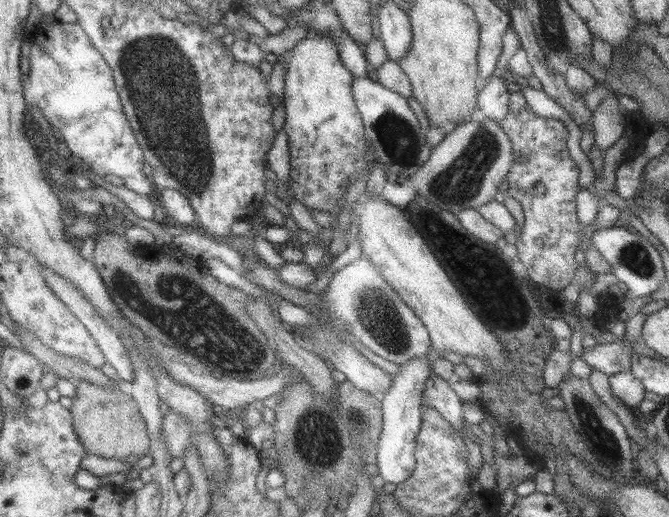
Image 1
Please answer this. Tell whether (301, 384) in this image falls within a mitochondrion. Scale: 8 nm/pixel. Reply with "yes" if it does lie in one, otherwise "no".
no

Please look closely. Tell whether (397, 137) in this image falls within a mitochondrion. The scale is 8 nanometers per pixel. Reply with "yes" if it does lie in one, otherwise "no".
yes

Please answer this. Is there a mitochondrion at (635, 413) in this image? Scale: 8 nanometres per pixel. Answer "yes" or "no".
no

